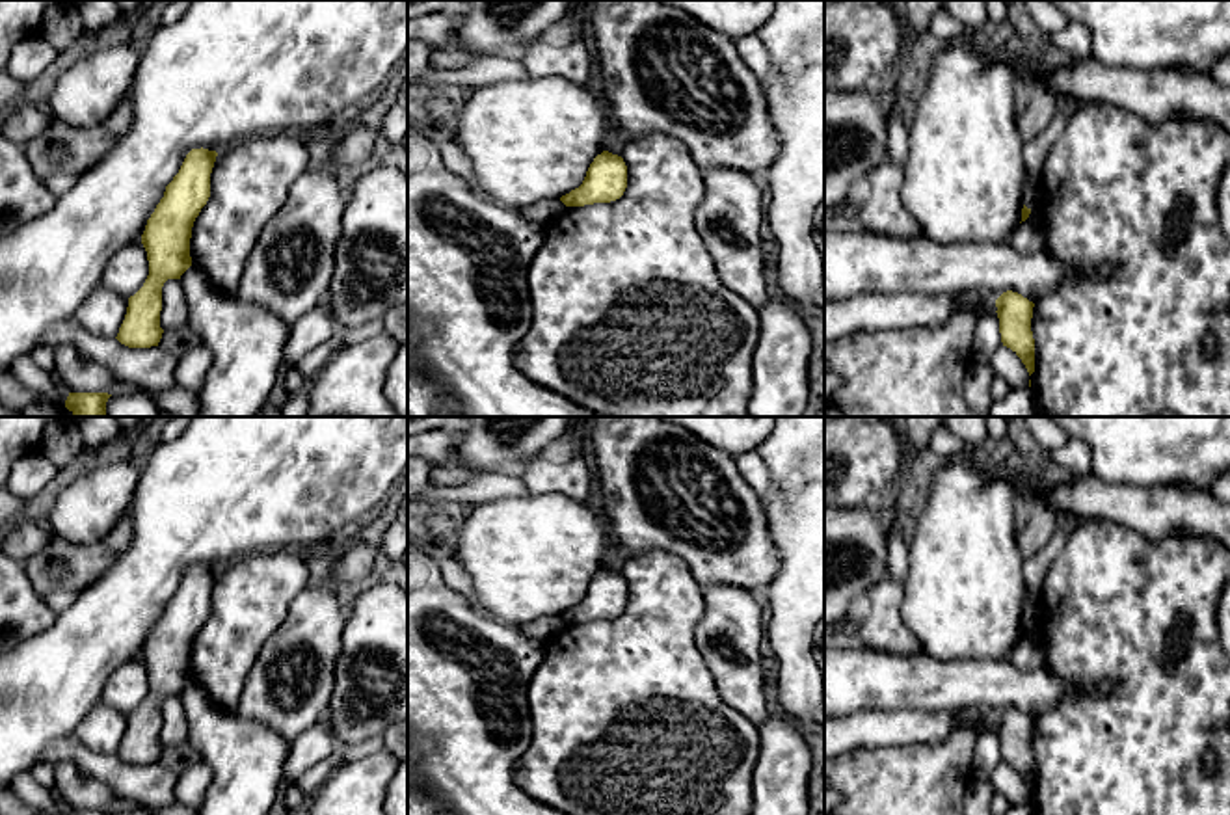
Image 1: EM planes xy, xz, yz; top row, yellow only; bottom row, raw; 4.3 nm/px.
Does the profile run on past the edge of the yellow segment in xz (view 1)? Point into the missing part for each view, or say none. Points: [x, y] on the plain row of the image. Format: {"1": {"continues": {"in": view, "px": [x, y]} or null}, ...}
{"1": {"continues": null}}

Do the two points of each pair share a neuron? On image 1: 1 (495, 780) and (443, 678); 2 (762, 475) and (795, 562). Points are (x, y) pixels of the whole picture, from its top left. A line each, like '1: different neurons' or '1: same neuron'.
1: same neuron
2: different neurons

